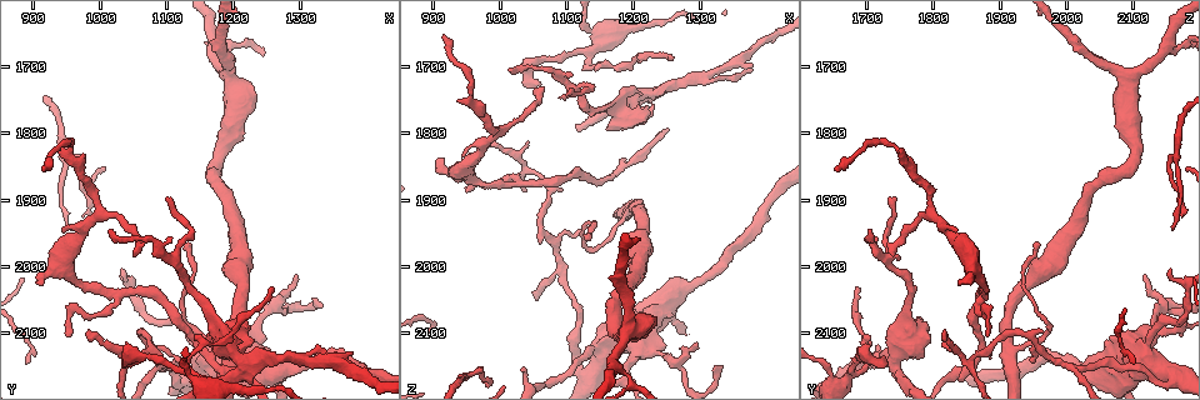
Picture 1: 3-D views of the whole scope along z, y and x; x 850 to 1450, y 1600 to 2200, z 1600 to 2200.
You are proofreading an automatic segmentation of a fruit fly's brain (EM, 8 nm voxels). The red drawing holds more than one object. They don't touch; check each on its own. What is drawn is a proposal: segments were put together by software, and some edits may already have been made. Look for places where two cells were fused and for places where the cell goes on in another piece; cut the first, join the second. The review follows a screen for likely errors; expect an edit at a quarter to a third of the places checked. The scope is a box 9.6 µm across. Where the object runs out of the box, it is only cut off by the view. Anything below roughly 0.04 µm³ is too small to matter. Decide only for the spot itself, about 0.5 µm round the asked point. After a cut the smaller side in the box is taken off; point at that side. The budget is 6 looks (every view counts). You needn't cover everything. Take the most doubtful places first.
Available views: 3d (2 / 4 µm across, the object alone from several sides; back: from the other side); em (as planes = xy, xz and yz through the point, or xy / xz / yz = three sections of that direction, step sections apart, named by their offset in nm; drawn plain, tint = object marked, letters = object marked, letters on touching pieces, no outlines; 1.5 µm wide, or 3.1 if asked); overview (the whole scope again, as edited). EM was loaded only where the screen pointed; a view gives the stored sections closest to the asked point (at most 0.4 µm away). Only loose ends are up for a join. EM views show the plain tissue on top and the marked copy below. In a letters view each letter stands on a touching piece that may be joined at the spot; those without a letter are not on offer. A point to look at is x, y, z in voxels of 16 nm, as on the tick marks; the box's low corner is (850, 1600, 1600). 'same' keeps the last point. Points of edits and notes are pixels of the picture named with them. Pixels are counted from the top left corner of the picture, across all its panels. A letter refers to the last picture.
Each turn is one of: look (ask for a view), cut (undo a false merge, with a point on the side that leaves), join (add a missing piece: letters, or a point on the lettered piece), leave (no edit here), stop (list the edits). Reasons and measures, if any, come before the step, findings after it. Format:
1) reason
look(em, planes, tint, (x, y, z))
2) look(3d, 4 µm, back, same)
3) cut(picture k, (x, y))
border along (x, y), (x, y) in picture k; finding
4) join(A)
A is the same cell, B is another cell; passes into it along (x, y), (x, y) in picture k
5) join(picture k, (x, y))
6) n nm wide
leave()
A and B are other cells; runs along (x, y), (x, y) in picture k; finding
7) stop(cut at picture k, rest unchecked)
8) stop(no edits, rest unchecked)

an open end
look(3d, 4 µm, (910, 2025, 1835))

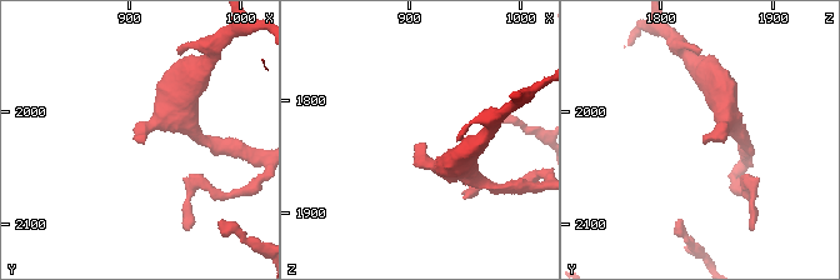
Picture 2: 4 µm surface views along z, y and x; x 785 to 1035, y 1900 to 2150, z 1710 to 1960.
now the EM
look(em, planes, letters, (908, 2024, 1838))

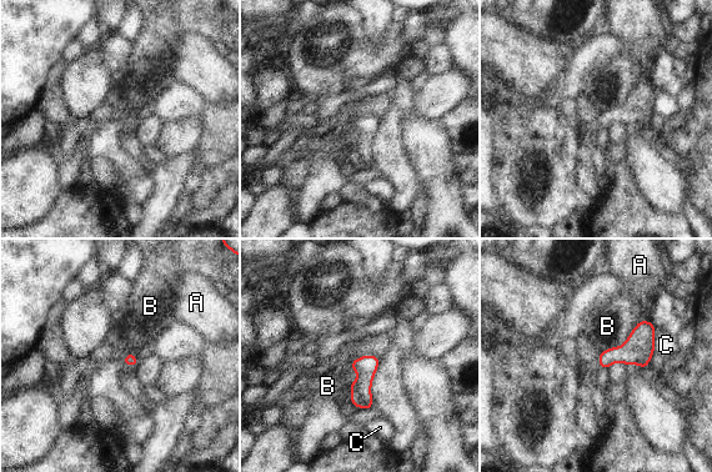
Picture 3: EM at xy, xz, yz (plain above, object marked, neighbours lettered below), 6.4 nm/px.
leave()
A, B and C are other cells; border along (640, 320), (623, 344), (601, 351) in picture 3; no lettered piece goes on from it

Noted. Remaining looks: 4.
branch stops here
look(em, yz, step 4, letters, (1030, 2005, 2155))

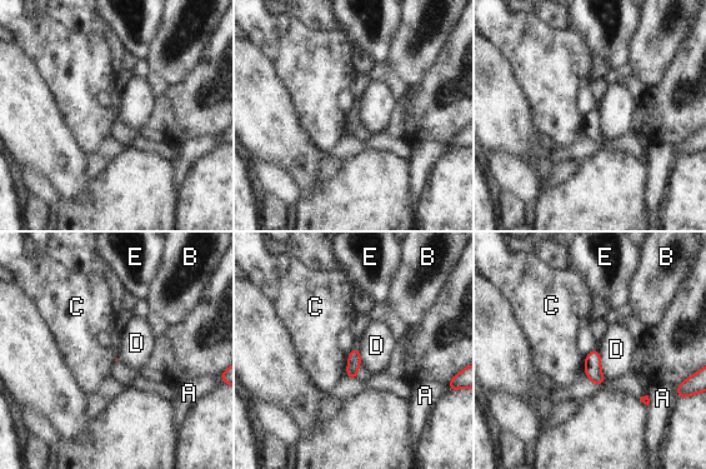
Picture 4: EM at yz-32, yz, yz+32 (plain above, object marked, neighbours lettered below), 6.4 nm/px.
look(em, planes, letters, same)

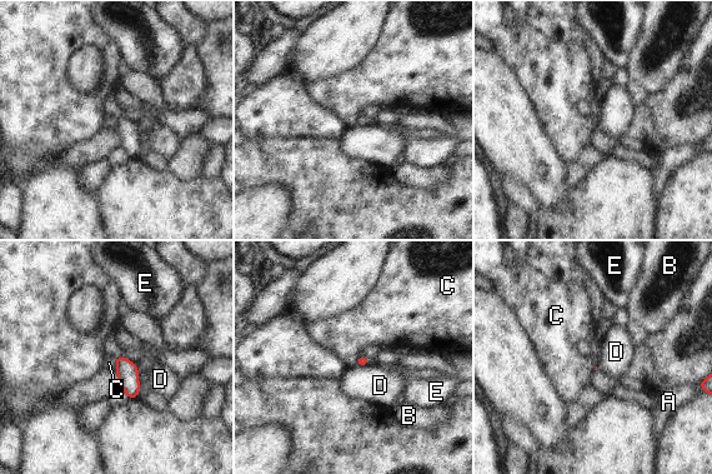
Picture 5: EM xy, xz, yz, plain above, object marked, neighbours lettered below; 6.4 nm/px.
leave()
A, B, C, D and E are other cells; border along (116, 355), (116, 367), (114, 369) in picture 5; none of them fits

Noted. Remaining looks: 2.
sudden change in width
look(em, planes, letters, (1150, 2170, 1645))

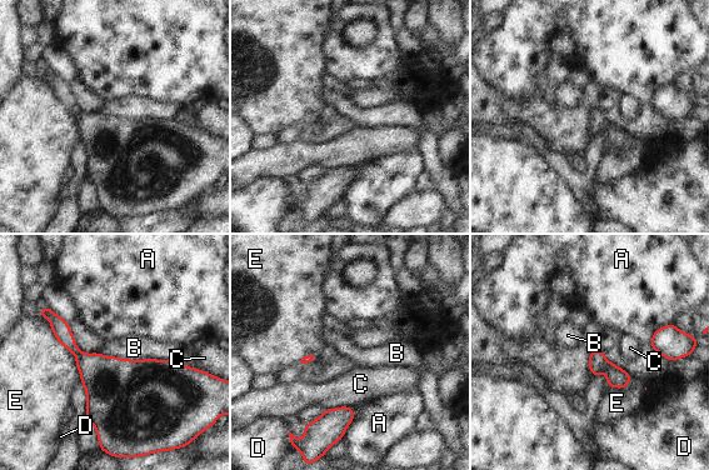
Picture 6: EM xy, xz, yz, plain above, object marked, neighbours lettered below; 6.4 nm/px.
leave()
A, B, C, D and E are other cells; border along (99, 351), (133, 360), (173, 359) in picture 6; one cell here

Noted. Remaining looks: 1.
stop(no edits, rest unchecked)

